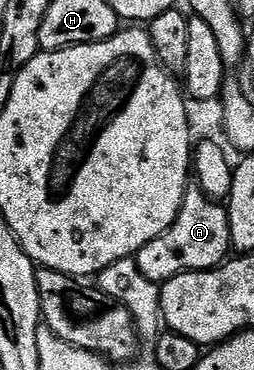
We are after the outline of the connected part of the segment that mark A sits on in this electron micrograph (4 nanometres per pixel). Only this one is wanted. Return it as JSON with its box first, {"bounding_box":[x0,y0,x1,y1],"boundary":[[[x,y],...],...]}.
{"bounding_box":[134,185,232,285],"boundary":[[[192,185],[184,192],[180,212],[171,226],[146,244],[134,258],[142,277],[162,285],[187,271],[212,271],[229,258],[232,250],[227,206],[223,202],[215,203],[202,188]]]}

